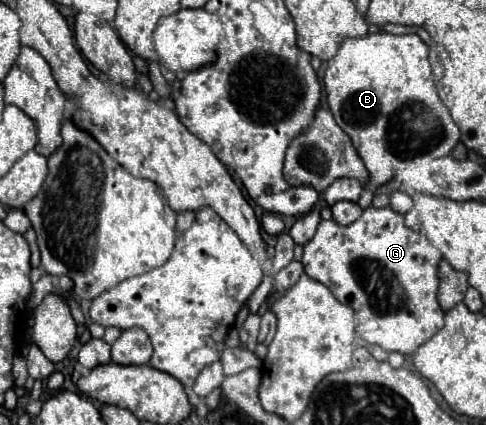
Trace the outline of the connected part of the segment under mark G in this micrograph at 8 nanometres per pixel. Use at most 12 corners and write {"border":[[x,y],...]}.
{"border":[[393,208],[323,220],[305,274],[357,336],[413,354],[443,324],[441,252]]}

